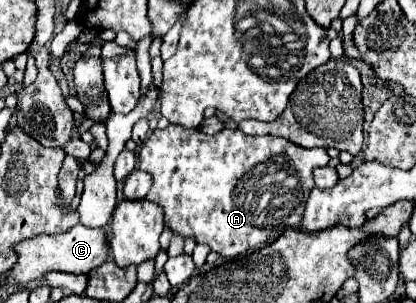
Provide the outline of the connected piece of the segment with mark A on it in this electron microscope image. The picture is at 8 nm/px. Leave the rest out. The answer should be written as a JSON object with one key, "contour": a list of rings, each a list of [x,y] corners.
{"contour":[[[169,125],[163,131],[155,129],[143,141],[137,167],[153,177],[153,185],[145,199],[165,209],[165,225],[175,235],[205,243],[221,257],[239,257],[267,247],[287,229],[301,225],[307,197],[315,187],[313,169],[325,167],[329,159],[325,149],[303,149],[273,135],[253,137],[239,129],[223,129],[217,135],[205,135],[201,129]]]}

